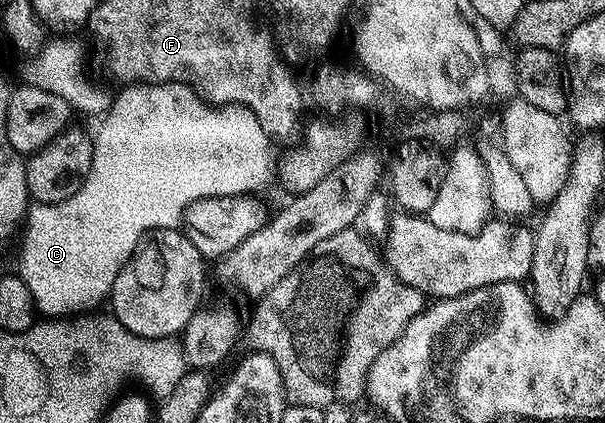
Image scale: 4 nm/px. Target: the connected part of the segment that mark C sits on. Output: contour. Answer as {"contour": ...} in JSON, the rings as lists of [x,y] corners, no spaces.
{"contour":[[[138,83],[136,85],[125,86],[120,89],[121,93],[114,95],[112,97],[112,104],[104,115],[100,117],[97,132],[93,136],[93,157],[91,158],[91,170],[87,174],[87,178],[83,182],[83,186],[79,186],[79,190],[75,190],[75,194],[71,194],[71,198],[67,198],[63,202],[58,204],[37,204],[35,210],[30,211],[25,217],[25,222],[23,225],[23,236],[25,232],[25,242],[21,246],[21,269],[19,269],[19,275],[21,281],[27,286],[27,290],[31,290],[33,295],[33,302],[36,311],[40,313],[42,317],[45,318],[69,318],[72,317],[72,312],[85,312],[88,308],[93,308],[96,306],[100,300],[108,301],[110,299],[113,287],[115,286],[115,278],[119,278],[121,273],[121,267],[127,263],[133,257],[134,252],[137,250],[137,245],[141,243],[142,240],[146,239],[150,234],[155,232],[160,232],[163,228],[177,228],[178,225],[182,223],[185,219],[185,211],[187,210],[189,204],[199,200],[201,198],[211,198],[212,196],[239,196],[250,191],[249,187],[252,184],[259,184],[268,180],[269,175],[274,175],[275,172],[275,156],[273,160],[273,147],[275,147],[274,141],[269,137],[268,134],[263,130],[263,126],[259,126],[259,118],[255,118],[255,114],[247,107],[242,104],[222,104],[220,106],[214,107],[214,105],[201,99],[198,93],[194,92],[193,89],[189,88],[185,84],[143,84]]]}

